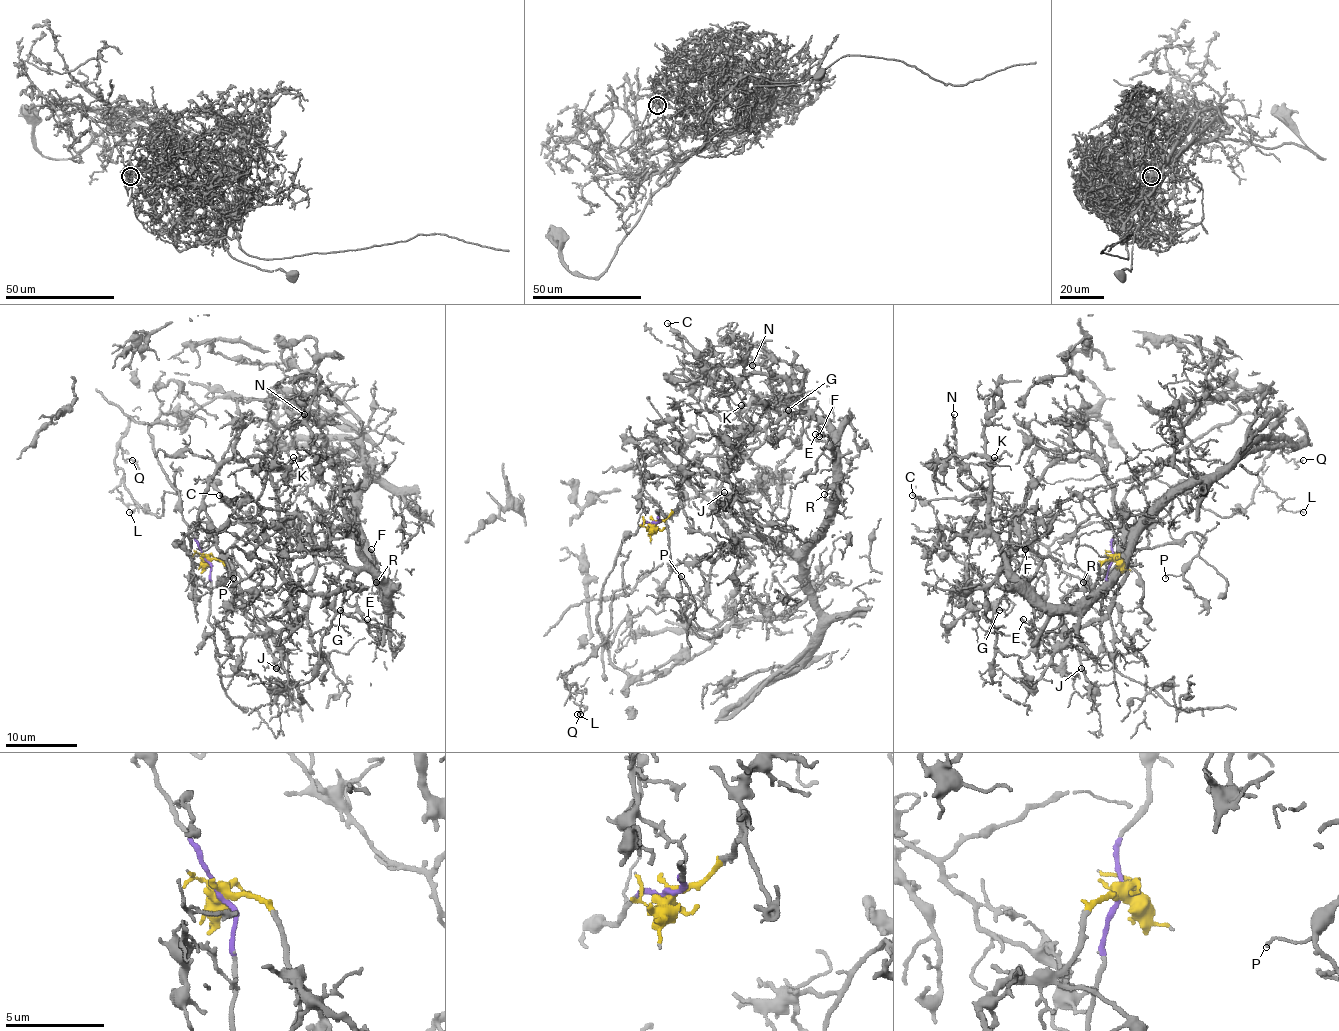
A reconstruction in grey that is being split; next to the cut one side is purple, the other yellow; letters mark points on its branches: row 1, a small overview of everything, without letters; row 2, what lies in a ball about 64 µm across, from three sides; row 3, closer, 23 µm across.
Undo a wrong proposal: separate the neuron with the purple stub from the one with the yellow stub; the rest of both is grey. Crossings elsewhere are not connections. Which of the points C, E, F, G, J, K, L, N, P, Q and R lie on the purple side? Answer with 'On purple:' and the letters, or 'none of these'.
On purple: L, Q

